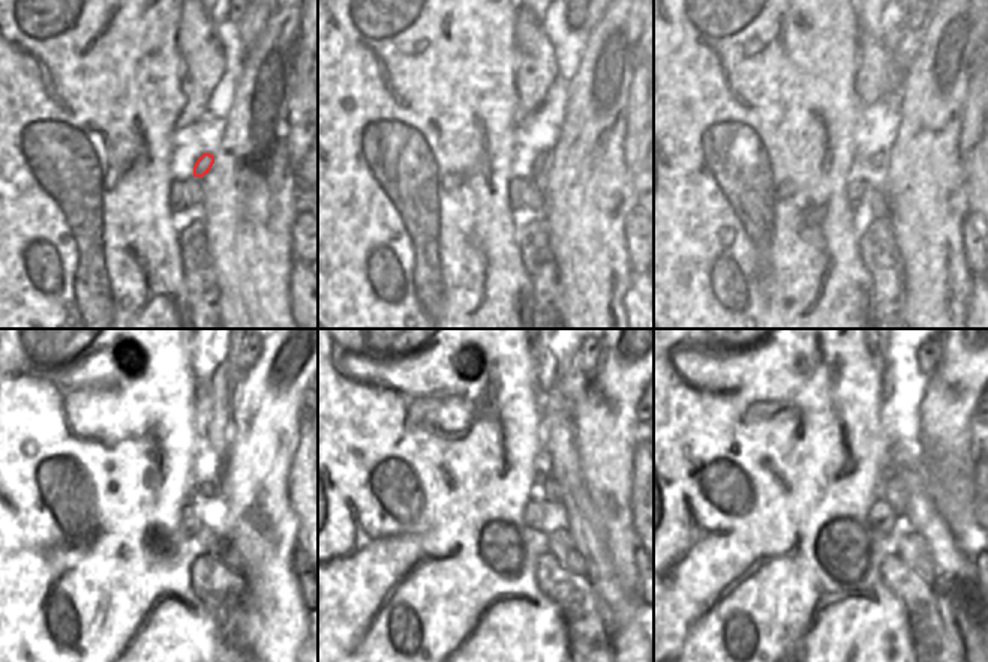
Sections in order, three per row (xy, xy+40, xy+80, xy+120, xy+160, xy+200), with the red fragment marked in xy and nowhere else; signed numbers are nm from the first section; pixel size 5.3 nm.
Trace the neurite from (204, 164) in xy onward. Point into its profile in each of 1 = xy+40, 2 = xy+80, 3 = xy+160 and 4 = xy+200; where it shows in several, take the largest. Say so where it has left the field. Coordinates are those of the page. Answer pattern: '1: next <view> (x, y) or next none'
1: next xy+40 (541, 164)
2: next xy+80 (879, 161)
3: next xy+160 (546, 488)
4: next xy+200 (892, 490)

